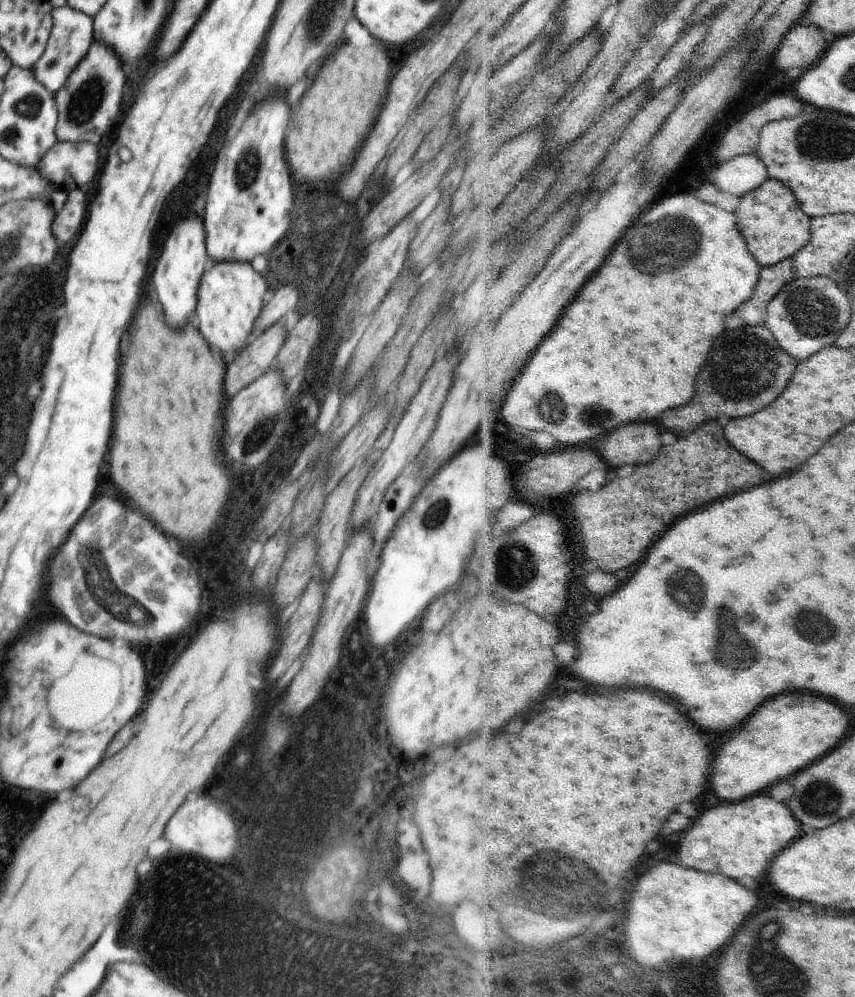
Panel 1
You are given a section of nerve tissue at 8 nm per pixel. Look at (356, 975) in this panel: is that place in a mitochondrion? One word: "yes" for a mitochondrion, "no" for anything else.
yes

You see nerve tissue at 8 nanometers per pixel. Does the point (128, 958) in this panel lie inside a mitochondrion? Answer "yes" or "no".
no

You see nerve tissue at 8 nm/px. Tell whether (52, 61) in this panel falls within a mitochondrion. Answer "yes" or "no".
yes

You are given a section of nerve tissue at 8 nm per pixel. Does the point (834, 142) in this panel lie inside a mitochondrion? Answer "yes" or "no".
yes

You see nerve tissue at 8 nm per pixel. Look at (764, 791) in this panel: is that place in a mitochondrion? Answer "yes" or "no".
no

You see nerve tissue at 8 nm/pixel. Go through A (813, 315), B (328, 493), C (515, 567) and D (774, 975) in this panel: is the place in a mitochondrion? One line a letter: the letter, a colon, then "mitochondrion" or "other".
A: mitochondrion
B: other
C: mitochondrion
D: mitochondrion

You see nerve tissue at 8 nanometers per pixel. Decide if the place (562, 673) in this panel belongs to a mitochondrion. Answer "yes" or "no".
no

